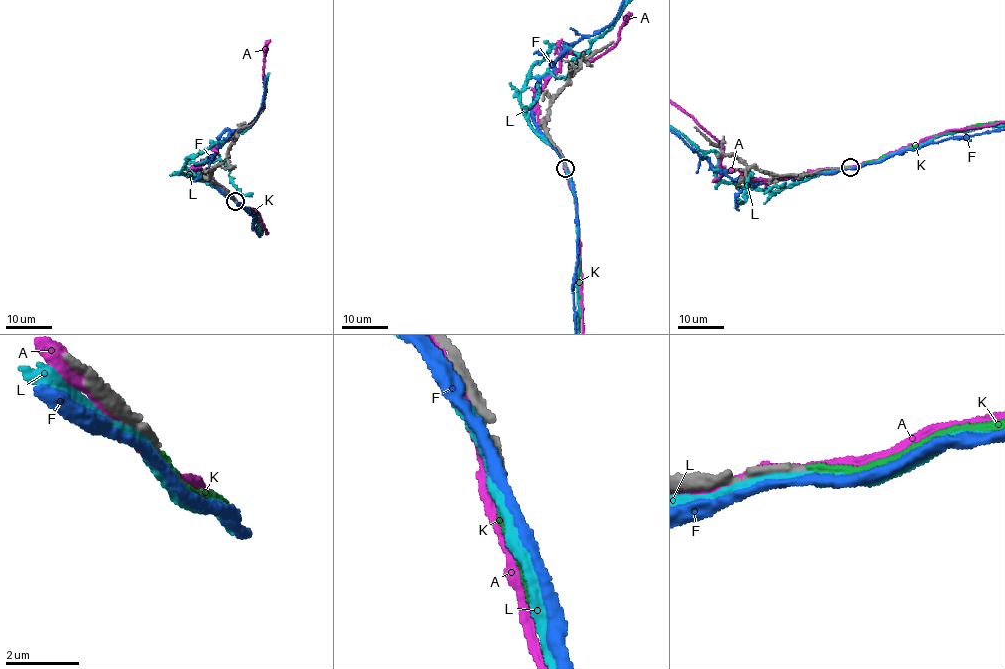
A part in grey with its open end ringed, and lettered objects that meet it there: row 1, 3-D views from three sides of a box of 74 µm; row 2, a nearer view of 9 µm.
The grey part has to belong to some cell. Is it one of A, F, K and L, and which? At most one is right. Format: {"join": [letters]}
{"join": ["K"]}

